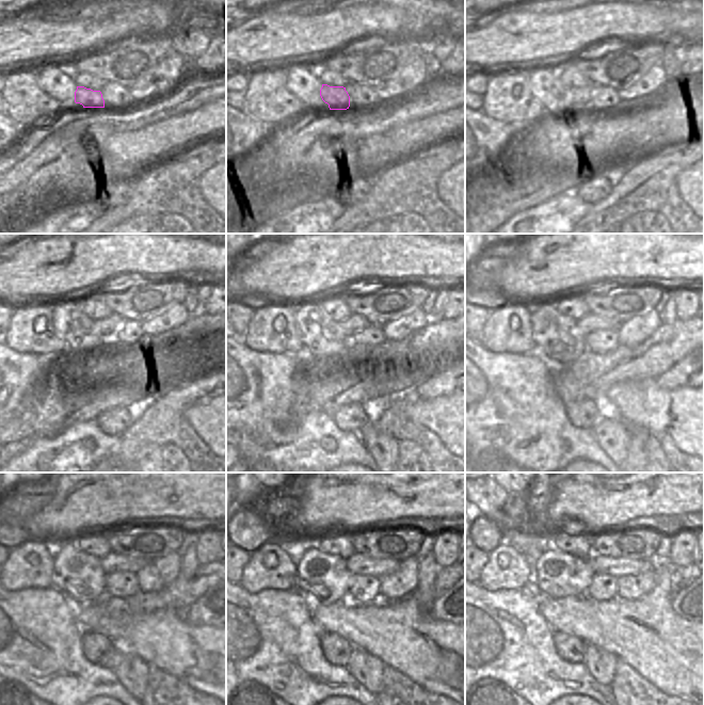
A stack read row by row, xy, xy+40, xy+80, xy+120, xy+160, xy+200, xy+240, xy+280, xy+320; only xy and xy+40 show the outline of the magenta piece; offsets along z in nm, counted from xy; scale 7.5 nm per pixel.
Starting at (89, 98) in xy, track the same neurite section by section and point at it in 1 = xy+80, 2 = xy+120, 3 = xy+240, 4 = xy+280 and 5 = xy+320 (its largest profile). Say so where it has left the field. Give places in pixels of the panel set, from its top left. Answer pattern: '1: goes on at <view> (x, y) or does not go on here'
1: goes on at xy+80 (577, 98)
2: goes on at xy+120 (106, 329)
3: goes on at xy+240 (113, 562)
4: goes on at xy+280 (357, 564)
5: goes on at xy+320 (616, 566)

